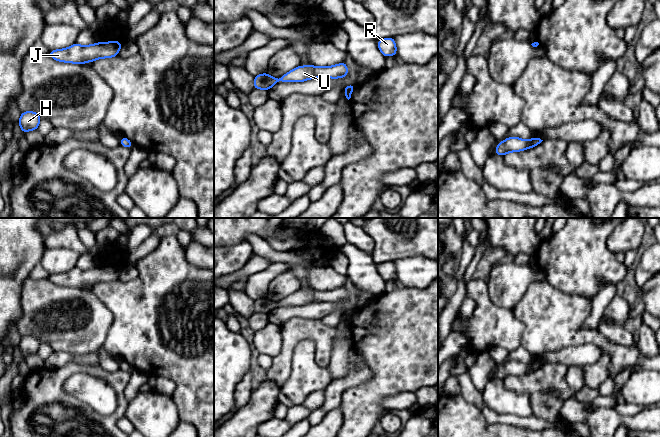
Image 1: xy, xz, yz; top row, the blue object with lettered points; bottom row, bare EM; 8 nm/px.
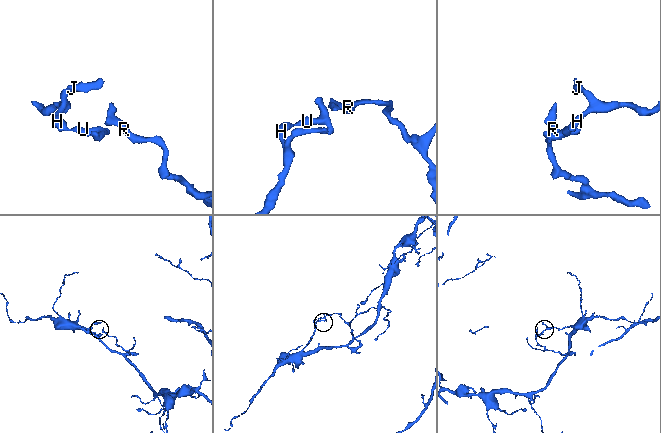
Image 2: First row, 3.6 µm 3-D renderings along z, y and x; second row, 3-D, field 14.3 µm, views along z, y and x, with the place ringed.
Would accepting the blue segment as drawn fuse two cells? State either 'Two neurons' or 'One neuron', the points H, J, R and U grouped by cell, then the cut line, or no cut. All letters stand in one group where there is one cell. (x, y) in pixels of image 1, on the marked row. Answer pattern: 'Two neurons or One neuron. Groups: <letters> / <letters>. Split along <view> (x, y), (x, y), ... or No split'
One neuron. Groups: H J R U. No split

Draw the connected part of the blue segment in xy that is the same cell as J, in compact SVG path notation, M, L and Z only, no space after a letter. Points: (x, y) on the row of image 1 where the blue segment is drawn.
M98 42L87 46L74 43L66 49L50 50L48 55L56 61L85 64L101 58L112 58L119 55L123 42Z

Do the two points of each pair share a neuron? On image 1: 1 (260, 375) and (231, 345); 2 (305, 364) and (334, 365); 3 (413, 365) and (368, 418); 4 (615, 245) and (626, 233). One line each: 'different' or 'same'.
1: different
2: different
3: same
4: same

